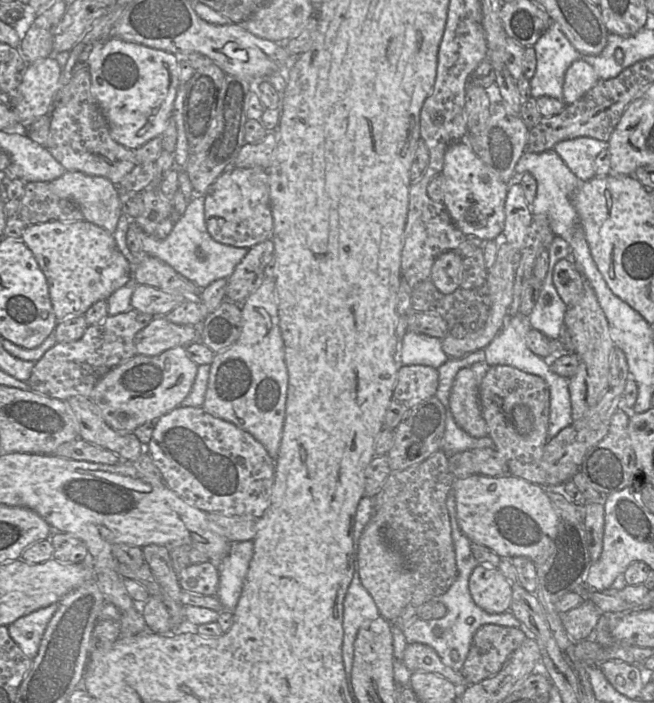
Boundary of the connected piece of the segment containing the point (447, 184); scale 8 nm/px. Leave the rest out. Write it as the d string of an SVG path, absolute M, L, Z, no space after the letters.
M465 137L459 142L450 145L444 155L444 165L441 174L444 178L442 189L444 197L442 203L446 207L455 225L466 236L474 236L480 240L494 241L504 229L505 223L505 199L508 183L503 182L497 174L485 166L467 144Z

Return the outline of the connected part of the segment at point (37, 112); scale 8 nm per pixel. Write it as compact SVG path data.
M54 56L27 65L18 89L15 112L18 122L27 126L50 113L59 90L62 68Z

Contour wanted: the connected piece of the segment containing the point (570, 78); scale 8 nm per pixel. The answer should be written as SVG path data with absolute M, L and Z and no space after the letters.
M583 60L574 61L567 69L563 84L563 101L573 104L600 81L595 69Z

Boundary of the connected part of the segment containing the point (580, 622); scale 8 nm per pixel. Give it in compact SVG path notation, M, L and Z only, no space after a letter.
M586 599L579 607L563 614L562 620L570 638L579 642L592 638L602 614L595 603Z

